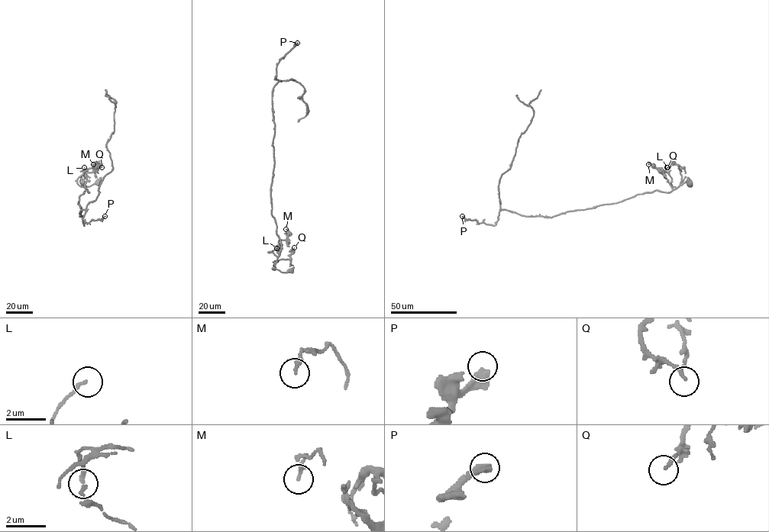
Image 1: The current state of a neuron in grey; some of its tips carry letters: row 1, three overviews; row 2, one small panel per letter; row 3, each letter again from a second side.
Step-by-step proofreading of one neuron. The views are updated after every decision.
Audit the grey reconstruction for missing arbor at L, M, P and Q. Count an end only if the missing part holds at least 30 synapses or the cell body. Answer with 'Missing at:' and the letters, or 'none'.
Missing at: P

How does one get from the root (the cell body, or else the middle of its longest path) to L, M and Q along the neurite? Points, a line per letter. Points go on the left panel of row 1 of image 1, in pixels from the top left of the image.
L: (98, 182), (86, 186), (80, 182), (81, 179), (85, 187), (77, 183), (84, 167)
M: (98, 182), (86, 186), (79, 182), (82, 179), (87, 189), (86, 172), (94, 171), (97, 165), (93, 164)
Q: (98, 182), (86, 186), (79, 180), (82, 179), (84, 185), (85, 172), (99, 162), (101, 167)

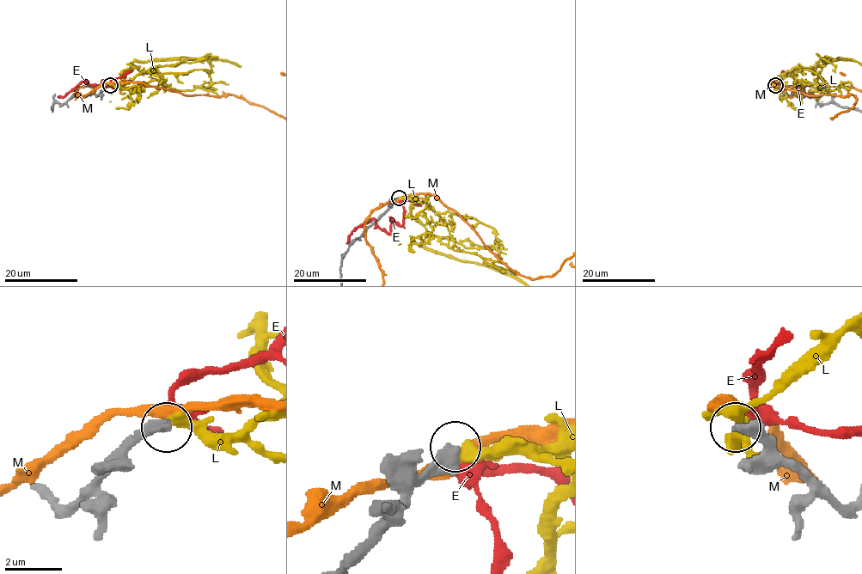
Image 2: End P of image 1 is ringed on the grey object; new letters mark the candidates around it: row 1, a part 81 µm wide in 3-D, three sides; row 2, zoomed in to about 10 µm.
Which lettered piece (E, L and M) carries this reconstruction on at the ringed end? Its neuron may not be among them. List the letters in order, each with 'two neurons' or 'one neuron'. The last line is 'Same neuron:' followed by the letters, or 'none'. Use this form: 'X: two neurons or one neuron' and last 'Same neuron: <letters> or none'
E: two neurons
L: two neurons
M: two neurons
Same neuron: none

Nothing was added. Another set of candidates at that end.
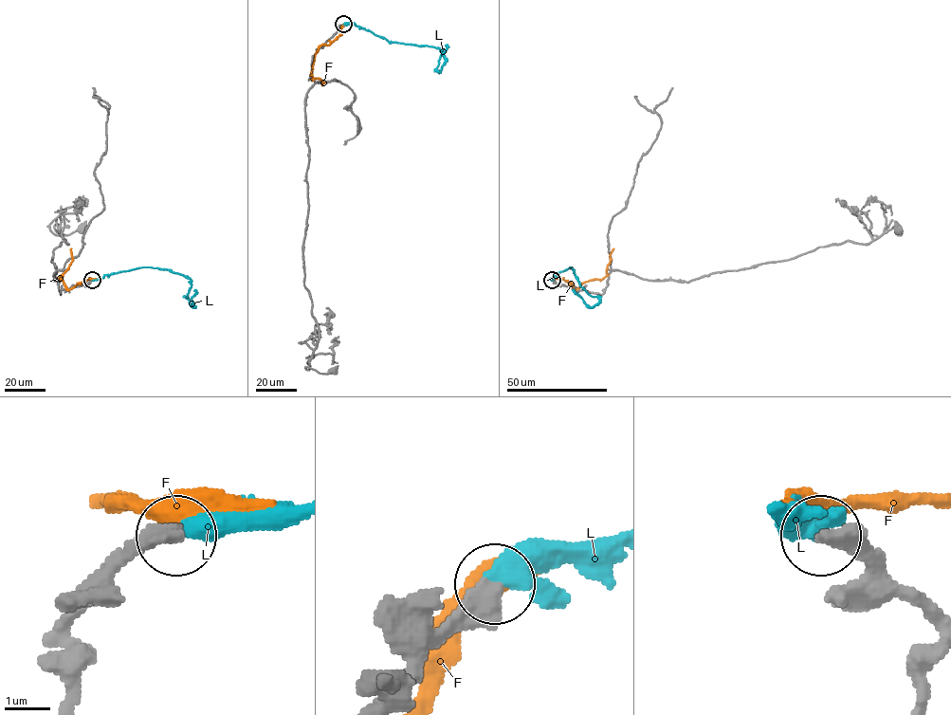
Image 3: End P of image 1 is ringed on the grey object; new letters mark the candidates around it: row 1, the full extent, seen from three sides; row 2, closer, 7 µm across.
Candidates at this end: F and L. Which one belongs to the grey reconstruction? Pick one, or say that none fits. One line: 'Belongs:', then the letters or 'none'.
Belongs: L

